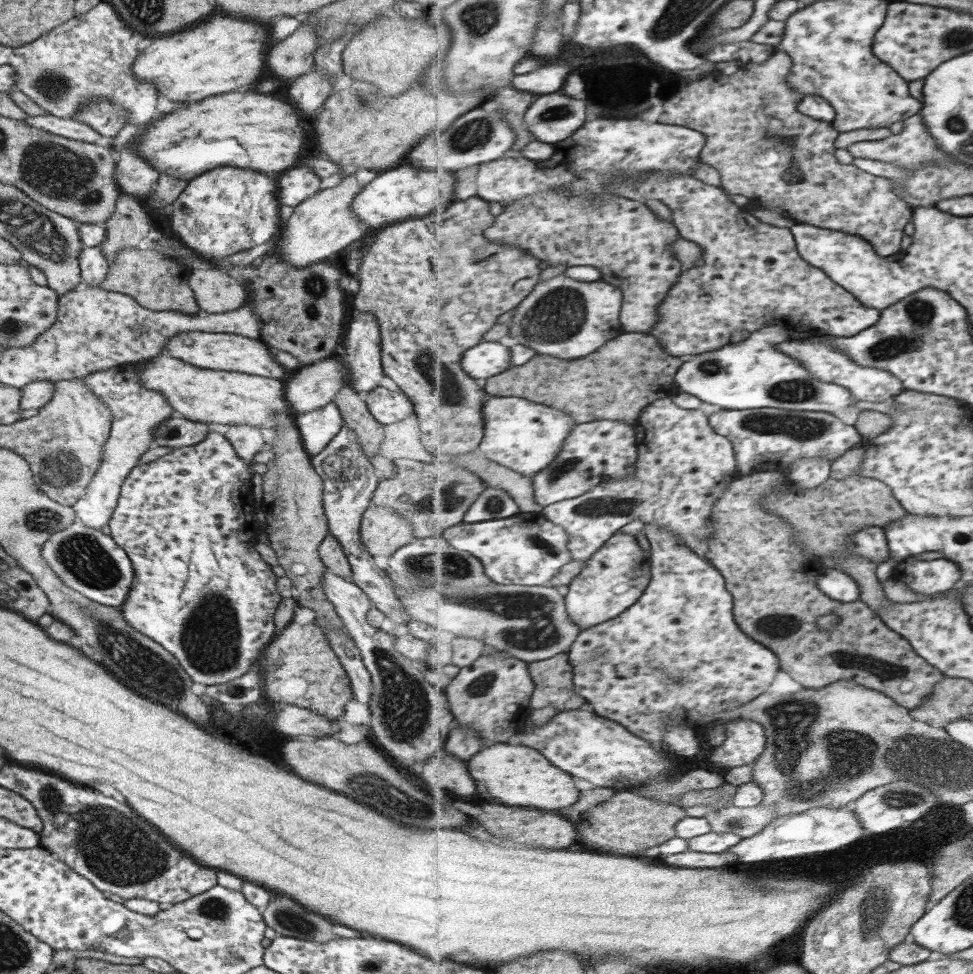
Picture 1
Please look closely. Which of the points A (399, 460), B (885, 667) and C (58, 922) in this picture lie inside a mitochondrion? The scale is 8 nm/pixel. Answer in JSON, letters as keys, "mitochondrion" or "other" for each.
{"A":"other","B":"mitochondrion","C":"other"}

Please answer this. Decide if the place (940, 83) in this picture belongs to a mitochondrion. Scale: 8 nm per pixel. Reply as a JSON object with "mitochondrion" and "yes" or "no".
{"mitochondrion":"no"}

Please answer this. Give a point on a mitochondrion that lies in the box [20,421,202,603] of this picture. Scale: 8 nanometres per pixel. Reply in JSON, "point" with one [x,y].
{"point":[88,561]}

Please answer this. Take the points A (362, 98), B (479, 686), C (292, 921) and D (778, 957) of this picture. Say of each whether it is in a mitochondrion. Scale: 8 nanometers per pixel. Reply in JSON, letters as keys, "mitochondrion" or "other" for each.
{"A":"mitochondrion","B":"mitochondrion","C":"mitochondrion","D":"other"}

